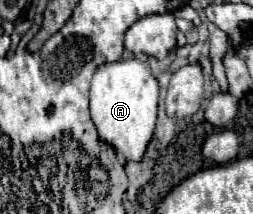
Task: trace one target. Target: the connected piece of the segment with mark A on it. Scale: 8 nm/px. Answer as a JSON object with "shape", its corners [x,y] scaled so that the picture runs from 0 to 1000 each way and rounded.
{"shape":[[[577,266],[474,276],[387,313],[356,407],[356,537],[395,650],[435,668],[498,752],[553,752],[601,650],[625,528],[625,379]]]}

